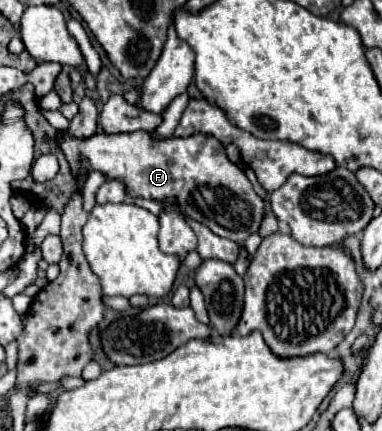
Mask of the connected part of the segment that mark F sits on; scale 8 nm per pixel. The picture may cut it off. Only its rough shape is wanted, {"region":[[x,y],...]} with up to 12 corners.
{"region":[[214,137],[56,141],[130,197],[244,243],[264,201]]}

